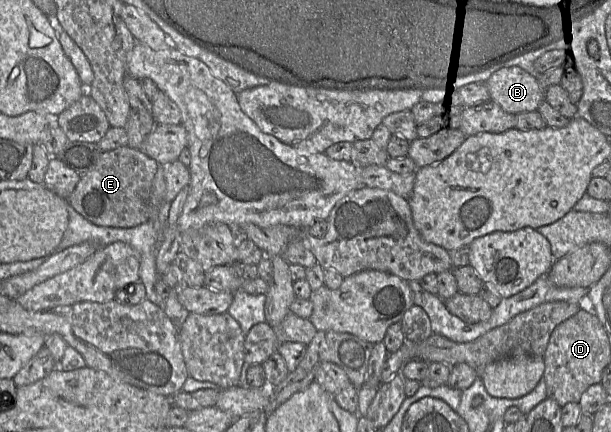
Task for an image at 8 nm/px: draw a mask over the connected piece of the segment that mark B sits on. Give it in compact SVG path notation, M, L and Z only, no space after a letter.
M520 67L496 71L486 85L491 101L512 115L535 112L545 100L539 81Z

